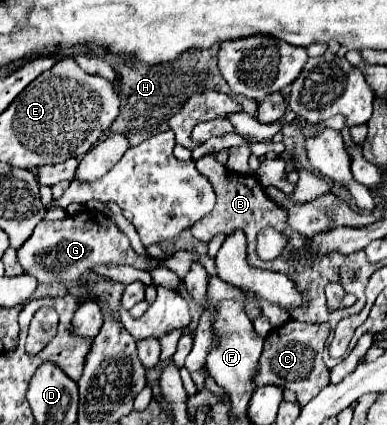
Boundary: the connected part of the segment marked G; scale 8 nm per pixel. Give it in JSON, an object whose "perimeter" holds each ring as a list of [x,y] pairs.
{"perimeter":[[[81,211],[73,217],[65,217],[61,221],[41,221],[33,235],[19,247],[17,251],[19,263],[25,273],[37,277],[41,283],[55,281],[77,281],[85,271],[99,263],[119,263],[131,265],[135,269],[151,271],[163,265],[165,257],[143,257],[137,255],[125,237],[125,233],[117,227],[111,217],[105,217],[101,211]]]}

